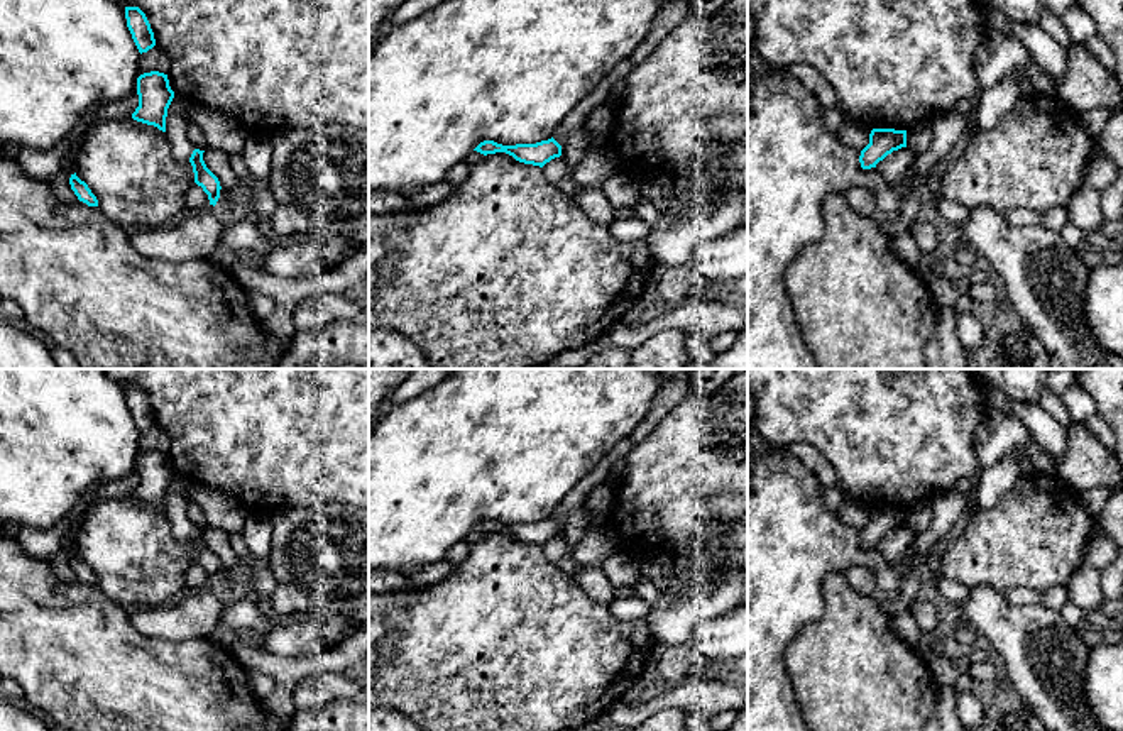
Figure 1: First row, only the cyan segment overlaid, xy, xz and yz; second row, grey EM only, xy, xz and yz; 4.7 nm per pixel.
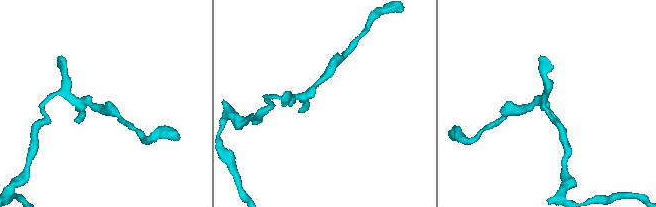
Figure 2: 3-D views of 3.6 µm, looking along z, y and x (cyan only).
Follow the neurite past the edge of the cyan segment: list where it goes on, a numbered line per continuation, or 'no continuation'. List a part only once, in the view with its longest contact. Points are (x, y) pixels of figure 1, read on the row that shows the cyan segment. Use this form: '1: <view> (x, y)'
no continuation

